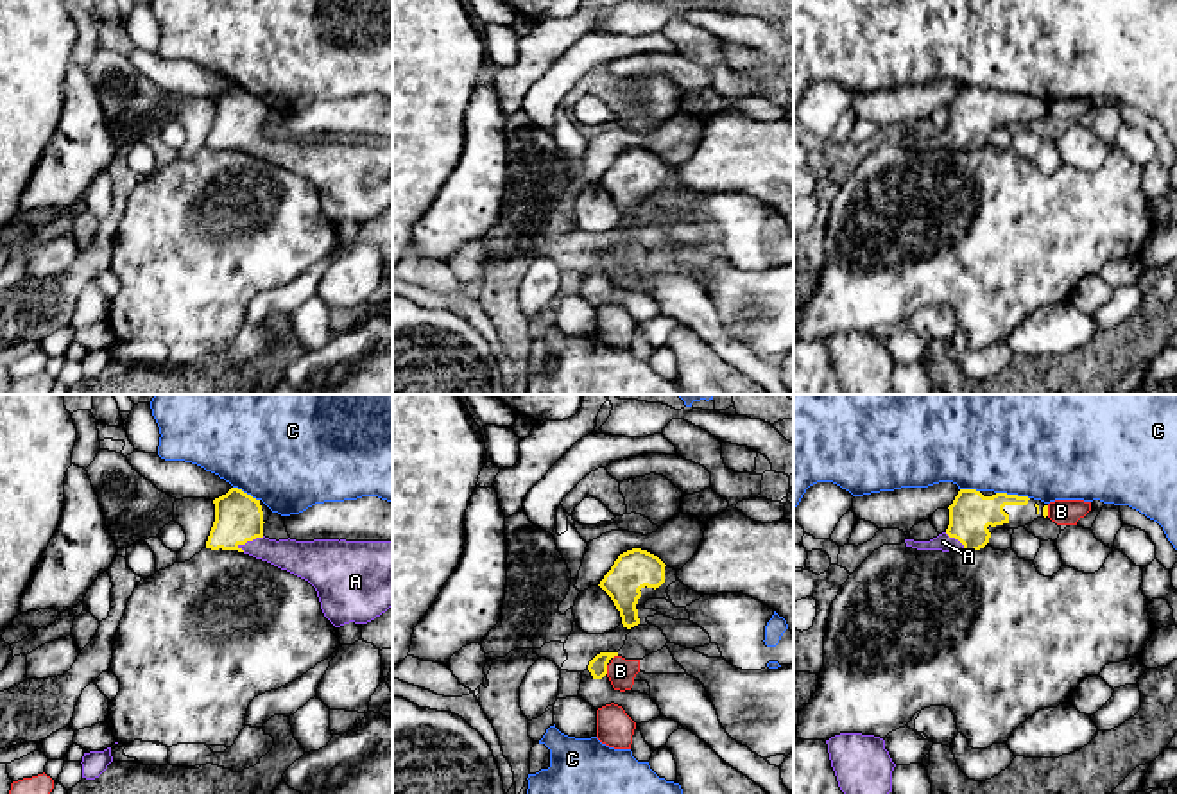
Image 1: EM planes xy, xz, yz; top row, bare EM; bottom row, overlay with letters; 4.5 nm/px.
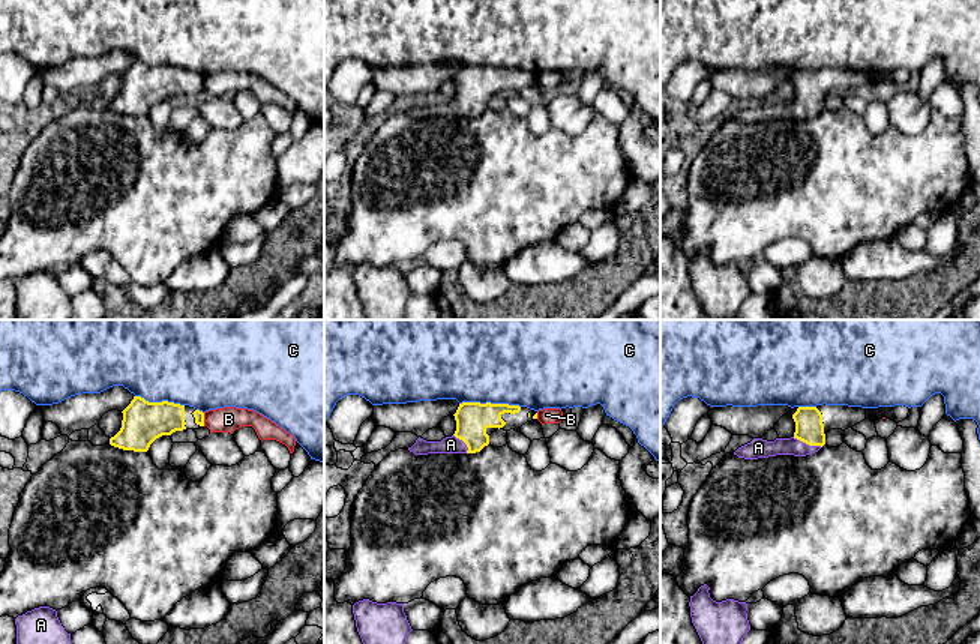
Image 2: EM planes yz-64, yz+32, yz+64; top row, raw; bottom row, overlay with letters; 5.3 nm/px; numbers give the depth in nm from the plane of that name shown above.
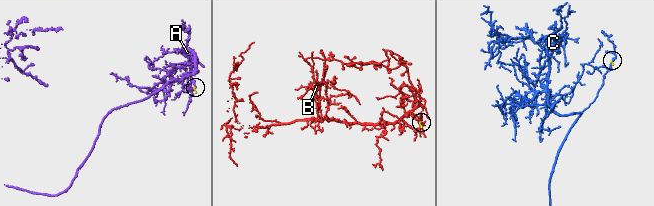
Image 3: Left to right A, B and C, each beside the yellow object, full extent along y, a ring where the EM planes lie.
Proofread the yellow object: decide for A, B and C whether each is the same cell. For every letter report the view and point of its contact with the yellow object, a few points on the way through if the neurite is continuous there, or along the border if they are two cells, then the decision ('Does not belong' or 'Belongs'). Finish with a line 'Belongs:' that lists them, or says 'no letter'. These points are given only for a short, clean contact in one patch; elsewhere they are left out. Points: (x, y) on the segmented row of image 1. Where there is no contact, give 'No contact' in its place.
A: Touches yellow at xy (249, 540). Path across: xy (239, 518), (239, 526), (249, 540), (264, 549), (301, 558). Belongs
B: Touches yellow at xz (606, 669). Boundary: xz (606, 665), (608, 673). Does not belong
C: Touches yellow at yz (1013, 495). Does not belong
Belongs: A

